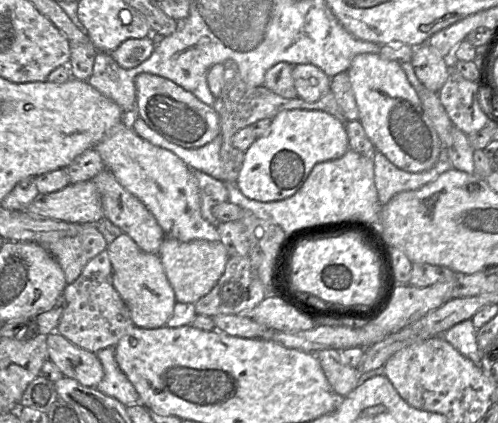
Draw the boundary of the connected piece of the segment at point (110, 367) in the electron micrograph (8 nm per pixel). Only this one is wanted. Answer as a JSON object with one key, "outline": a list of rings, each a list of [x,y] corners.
{"outline":[[[114,347],[99,350],[96,355],[104,369],[103,379],[96,389],[116,398],[126,407],[140,403],[140,396],[136,388],[116,361]]]}

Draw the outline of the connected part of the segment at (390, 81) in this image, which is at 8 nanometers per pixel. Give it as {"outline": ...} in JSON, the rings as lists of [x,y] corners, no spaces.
{"outline":[[[363,53],[352,60],[347,72],[359,110],[359,121],[376,151],[407,172],[431,169],[440,156],[442,145],[401,65],[377,53]]]}

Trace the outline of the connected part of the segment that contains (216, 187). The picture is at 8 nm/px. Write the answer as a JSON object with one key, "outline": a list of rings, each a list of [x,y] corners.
{"outline":[[[192,170],[192,173],[199,191],[202,216],[207,222],[217,227],[223,222],[213,215],[212,209],[218,204],[228,202],[228,189],[224,182],[201,171]]]}

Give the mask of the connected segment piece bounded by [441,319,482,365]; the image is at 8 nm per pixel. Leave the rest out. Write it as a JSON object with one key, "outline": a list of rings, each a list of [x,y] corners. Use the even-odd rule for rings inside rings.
{"outline":[[[470,319],[464,320],[445,331],[441,337],[463,356],[480,365],[482,354],[477,345],[477,329]]]}

